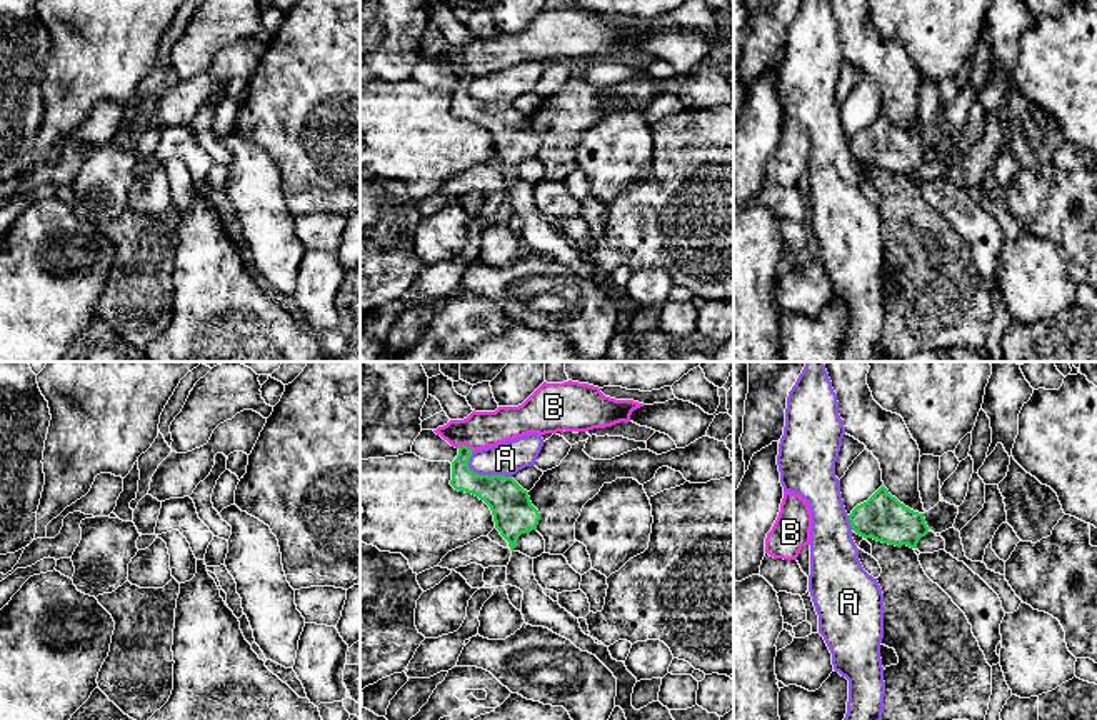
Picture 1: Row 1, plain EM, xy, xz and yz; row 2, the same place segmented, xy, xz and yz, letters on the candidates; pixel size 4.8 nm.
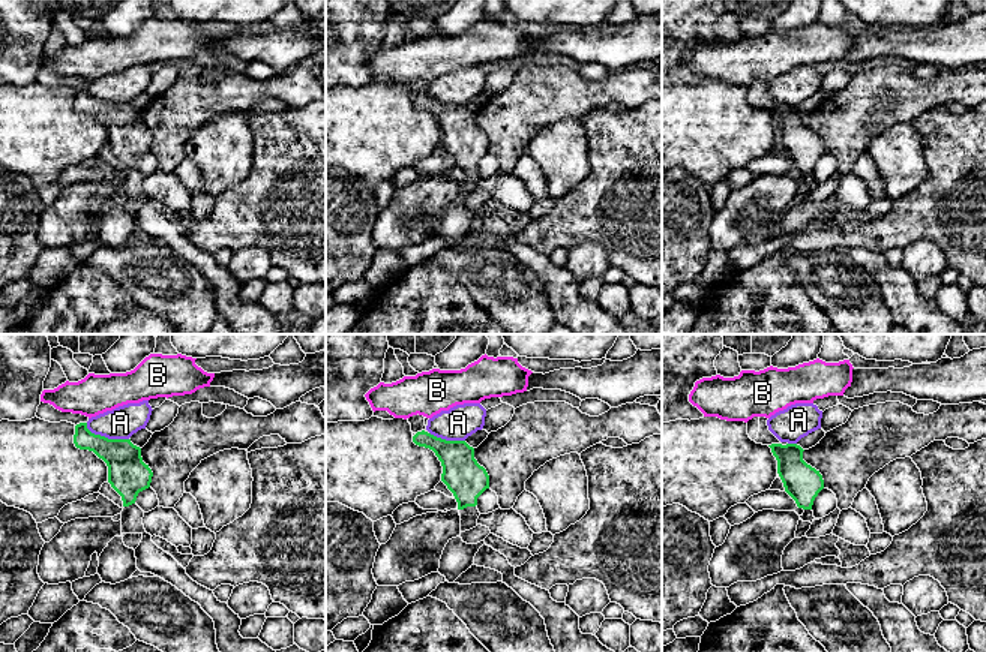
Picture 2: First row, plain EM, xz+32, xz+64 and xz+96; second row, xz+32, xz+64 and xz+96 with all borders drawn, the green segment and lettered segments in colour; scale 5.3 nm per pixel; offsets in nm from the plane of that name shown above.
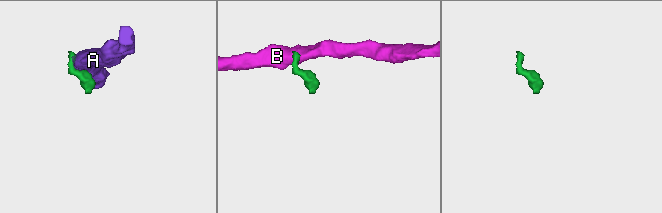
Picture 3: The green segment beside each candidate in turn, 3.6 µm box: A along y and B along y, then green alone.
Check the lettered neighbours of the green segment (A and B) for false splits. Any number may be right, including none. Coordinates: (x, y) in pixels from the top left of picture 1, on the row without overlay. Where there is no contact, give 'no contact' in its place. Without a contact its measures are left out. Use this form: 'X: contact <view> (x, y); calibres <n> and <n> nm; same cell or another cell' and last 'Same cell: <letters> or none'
A: contact xz (487, 102); calibres 200 and 160 nm; another cell
B: contact xz (465, 72); calibres 130 and 180 nm; another cell
Same cell: none

